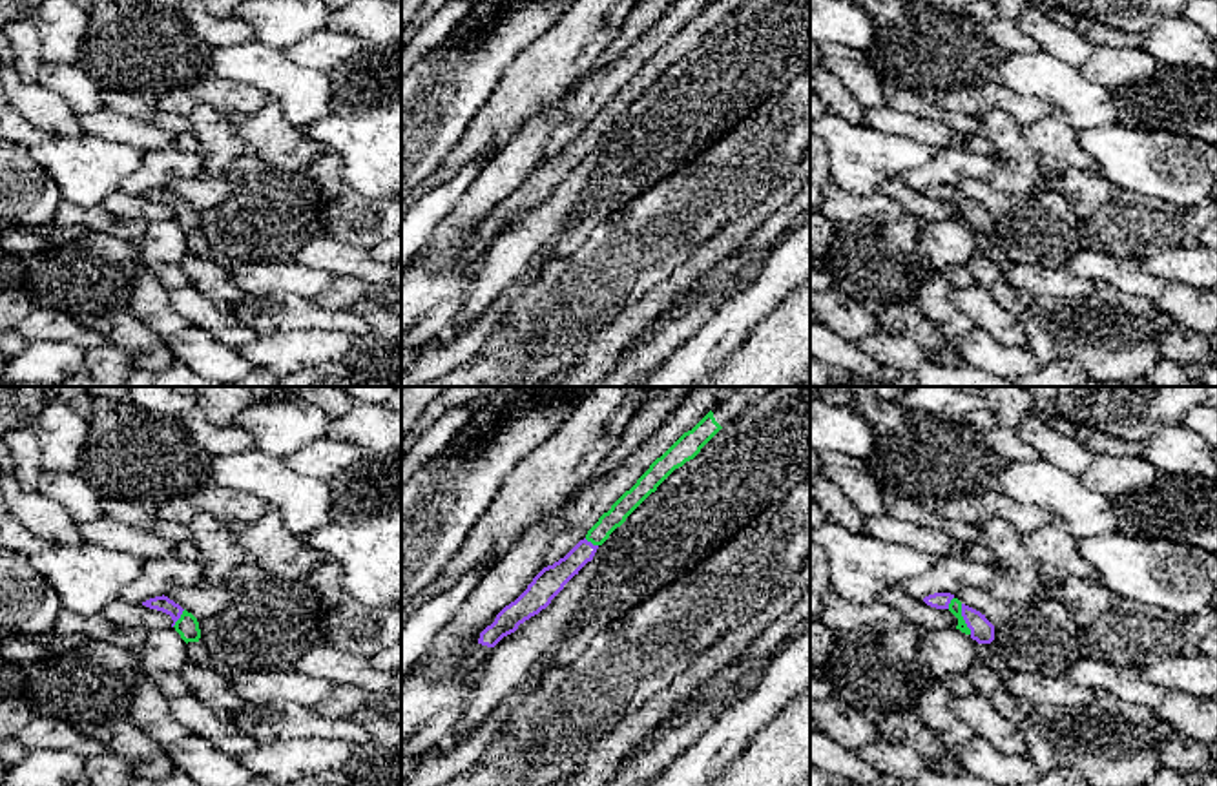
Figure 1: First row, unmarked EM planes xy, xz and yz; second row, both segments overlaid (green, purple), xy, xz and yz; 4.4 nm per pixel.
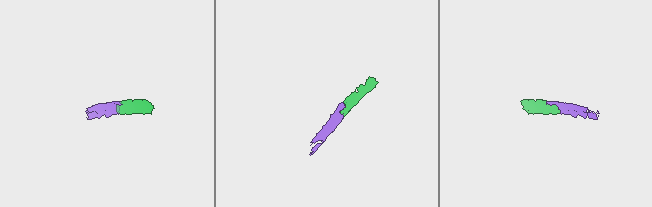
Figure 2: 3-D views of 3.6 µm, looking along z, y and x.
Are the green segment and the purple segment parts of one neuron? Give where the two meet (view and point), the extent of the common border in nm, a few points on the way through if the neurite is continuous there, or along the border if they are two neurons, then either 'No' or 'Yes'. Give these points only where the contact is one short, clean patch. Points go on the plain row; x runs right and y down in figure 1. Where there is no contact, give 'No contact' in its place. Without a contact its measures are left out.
Touches green at yz (962, 210). Shared border 140 nm. Path across: yz (955, 197), (962, 210), (982, 221). Yes

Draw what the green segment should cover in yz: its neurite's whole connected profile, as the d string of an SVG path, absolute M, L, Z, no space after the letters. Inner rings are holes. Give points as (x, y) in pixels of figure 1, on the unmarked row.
M934 184L923 190L923 193L936 201L949 201L956 210L962 224L969 226L978 235L991 235L994 232L994 217L980 202L962 195L951 184Z

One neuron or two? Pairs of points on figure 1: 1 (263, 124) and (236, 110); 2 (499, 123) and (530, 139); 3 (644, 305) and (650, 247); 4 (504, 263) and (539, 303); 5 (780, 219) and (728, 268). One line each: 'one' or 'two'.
1: two
2: two
3: two
4: two
5: one

